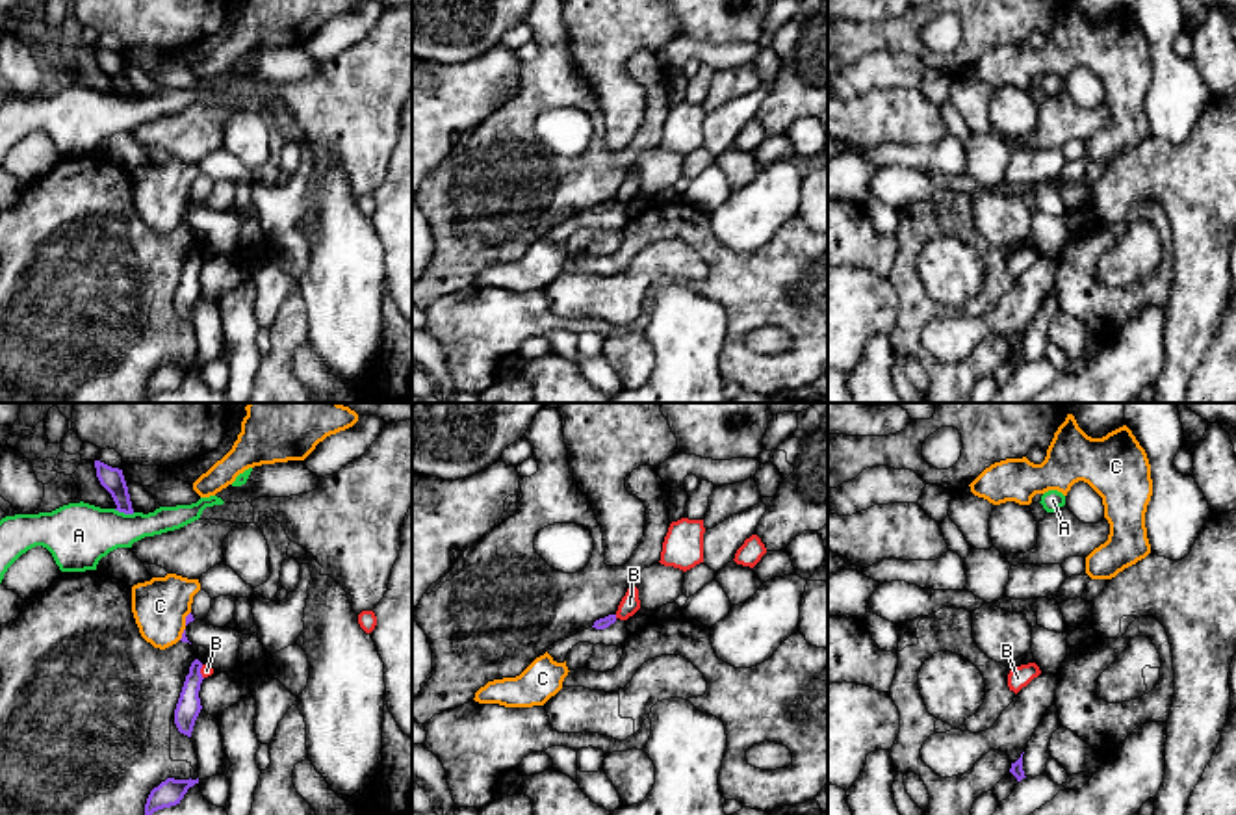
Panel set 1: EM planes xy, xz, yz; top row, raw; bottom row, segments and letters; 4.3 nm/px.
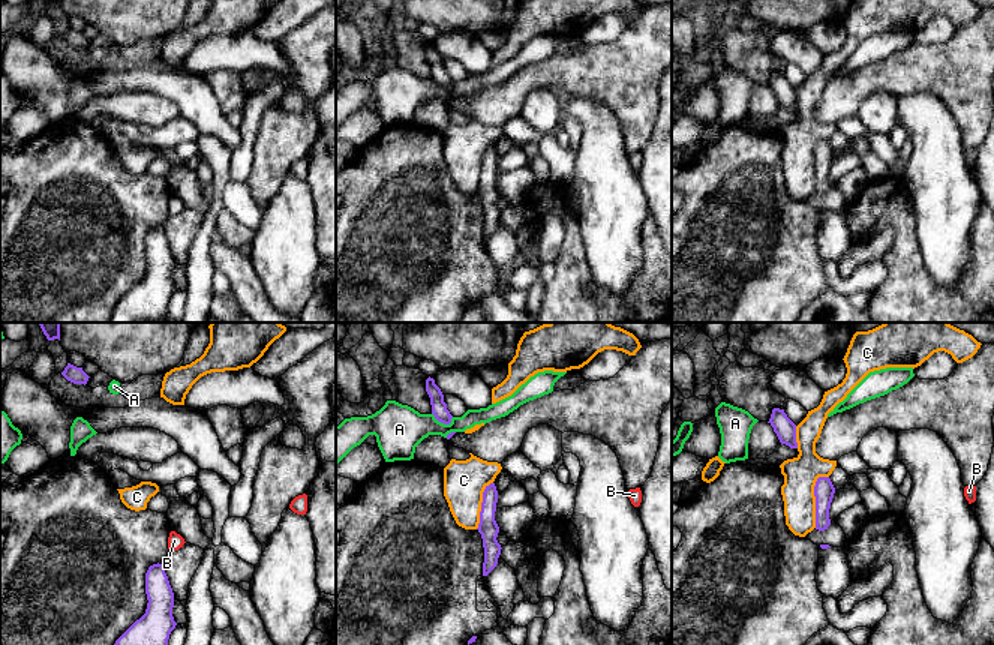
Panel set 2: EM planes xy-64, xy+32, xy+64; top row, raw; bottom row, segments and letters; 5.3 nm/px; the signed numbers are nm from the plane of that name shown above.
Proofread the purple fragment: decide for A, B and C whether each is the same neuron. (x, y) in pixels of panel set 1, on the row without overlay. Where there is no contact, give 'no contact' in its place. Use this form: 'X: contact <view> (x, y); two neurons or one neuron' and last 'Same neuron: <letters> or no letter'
A: contact xy (125, 97); two neurons
B: contact xy (199, 257); two neurons
C: contact xy (186, 203); two neurons
Same neuron: no letter

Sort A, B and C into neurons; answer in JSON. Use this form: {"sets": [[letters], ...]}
{"sets": [["A"], ["B"], ["C"]]}

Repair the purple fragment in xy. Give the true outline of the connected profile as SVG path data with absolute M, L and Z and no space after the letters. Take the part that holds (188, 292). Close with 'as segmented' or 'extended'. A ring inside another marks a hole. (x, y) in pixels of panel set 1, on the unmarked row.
M195 243L189 251L189 258L186 260L176 293L174 293L174 308L180 317L191 321L195 304L202 293L199 275L202 267L200 258L202 247Z; as segmented

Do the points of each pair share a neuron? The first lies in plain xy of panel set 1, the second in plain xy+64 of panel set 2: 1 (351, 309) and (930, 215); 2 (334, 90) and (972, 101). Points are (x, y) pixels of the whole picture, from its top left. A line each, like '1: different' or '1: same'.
1: same
2: same

